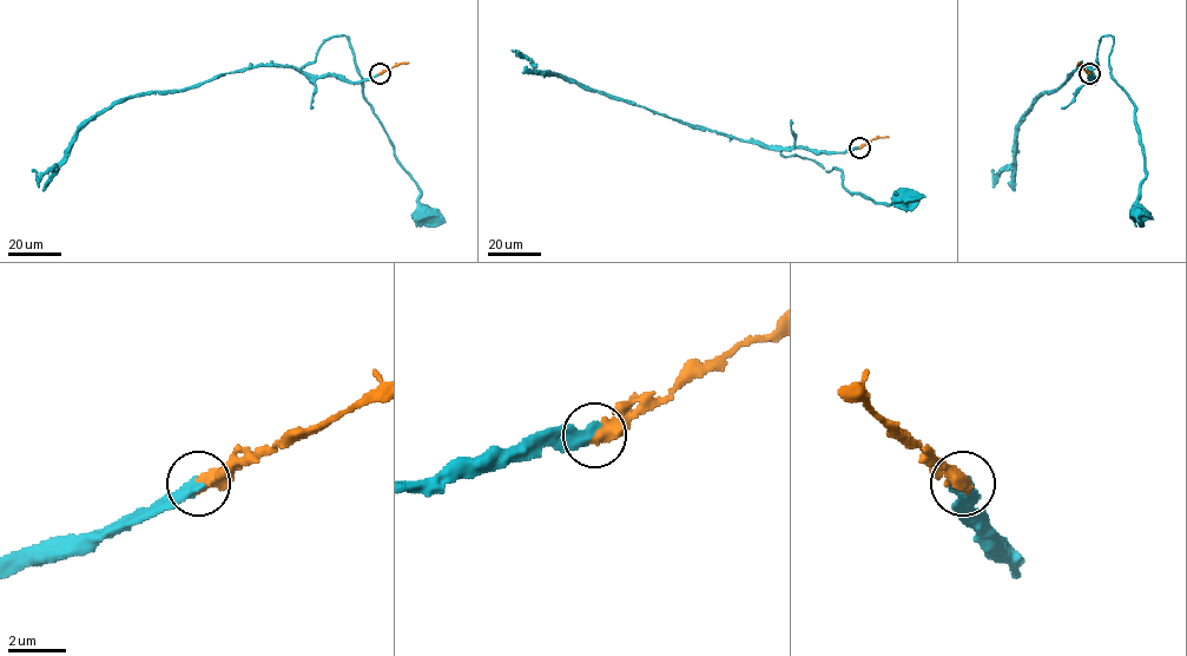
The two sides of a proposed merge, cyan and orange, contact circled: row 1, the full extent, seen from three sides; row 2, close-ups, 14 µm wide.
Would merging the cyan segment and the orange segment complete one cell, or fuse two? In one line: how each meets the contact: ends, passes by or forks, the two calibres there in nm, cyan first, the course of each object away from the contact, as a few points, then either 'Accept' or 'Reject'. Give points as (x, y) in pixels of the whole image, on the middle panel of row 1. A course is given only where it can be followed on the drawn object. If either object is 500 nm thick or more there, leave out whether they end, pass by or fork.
Thickness 420 nm (cyan) against 550 nm. Course of cyan: (859, 148), (817, 152), (789, 146), (780, 153), (838, 169), (843, 185), (874, 202), (902, 196). Course of orange: (859, 148), (872, 139), (888, 137). Accept

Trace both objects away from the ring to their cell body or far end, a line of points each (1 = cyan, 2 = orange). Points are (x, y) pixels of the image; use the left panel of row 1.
1: (380, 73), (347, 82), (309, 76), (301, 69), (324, 41), (345, 35), (363, 96), (420, 190), (422, 215)
2: (380, 73), (408, 63)

